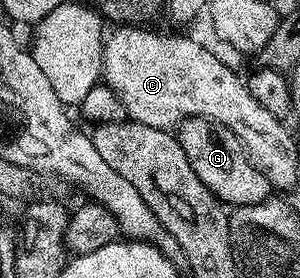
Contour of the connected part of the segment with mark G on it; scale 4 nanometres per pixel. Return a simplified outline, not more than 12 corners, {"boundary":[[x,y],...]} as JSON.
{"boundary":[[184,117],[193,172],[231,208],[272,197],[270,180],[220,122]]}

